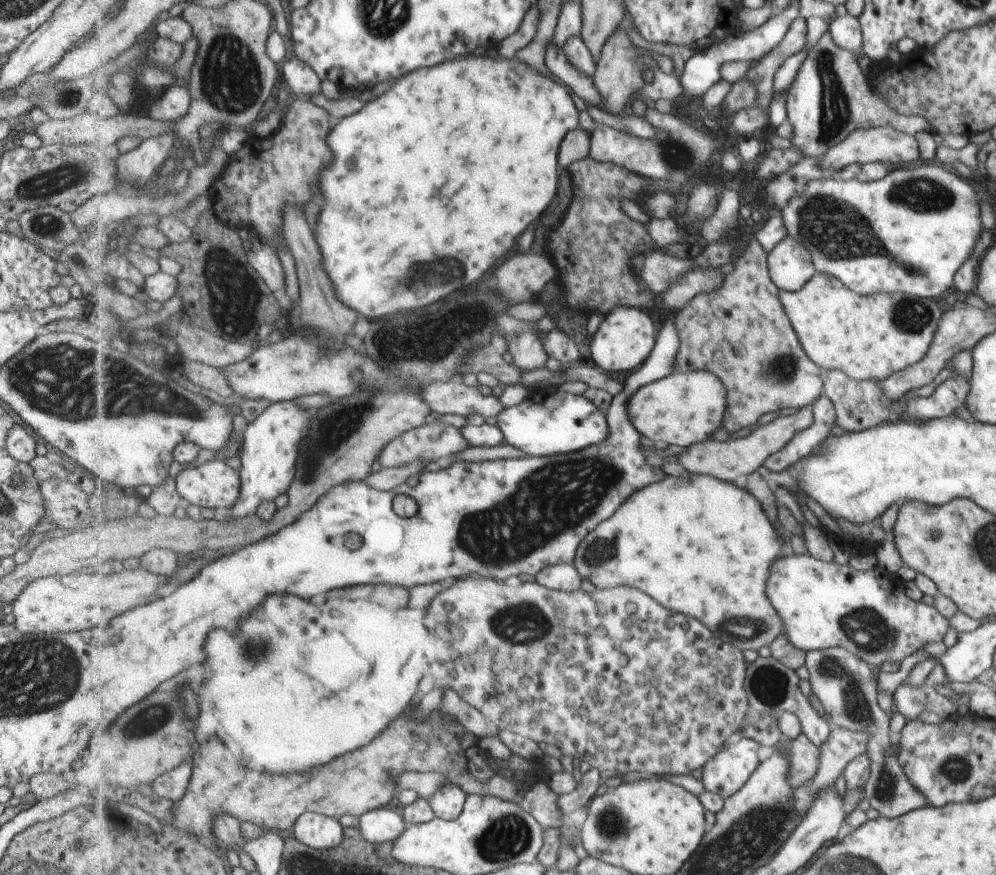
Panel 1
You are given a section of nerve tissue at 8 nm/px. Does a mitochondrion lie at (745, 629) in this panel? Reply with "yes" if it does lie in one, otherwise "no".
yes

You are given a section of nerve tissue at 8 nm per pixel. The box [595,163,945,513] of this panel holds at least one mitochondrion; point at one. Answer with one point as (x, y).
(836, 231)

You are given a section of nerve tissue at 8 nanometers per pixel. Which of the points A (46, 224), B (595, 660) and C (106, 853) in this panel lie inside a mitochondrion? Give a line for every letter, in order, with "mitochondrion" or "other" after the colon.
A: mitochondrion
B: other
C: other

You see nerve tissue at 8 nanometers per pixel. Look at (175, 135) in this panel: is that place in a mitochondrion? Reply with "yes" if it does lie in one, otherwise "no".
no

